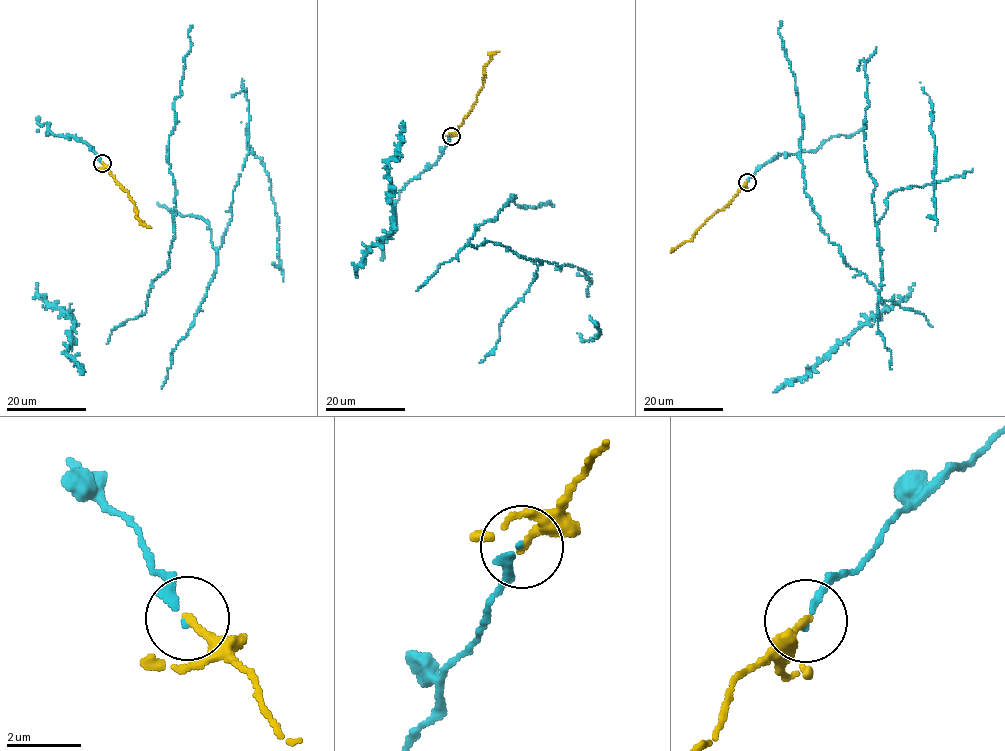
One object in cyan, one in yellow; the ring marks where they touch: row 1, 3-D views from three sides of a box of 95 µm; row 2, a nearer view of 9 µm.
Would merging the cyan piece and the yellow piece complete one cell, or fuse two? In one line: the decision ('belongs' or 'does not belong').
belongs

